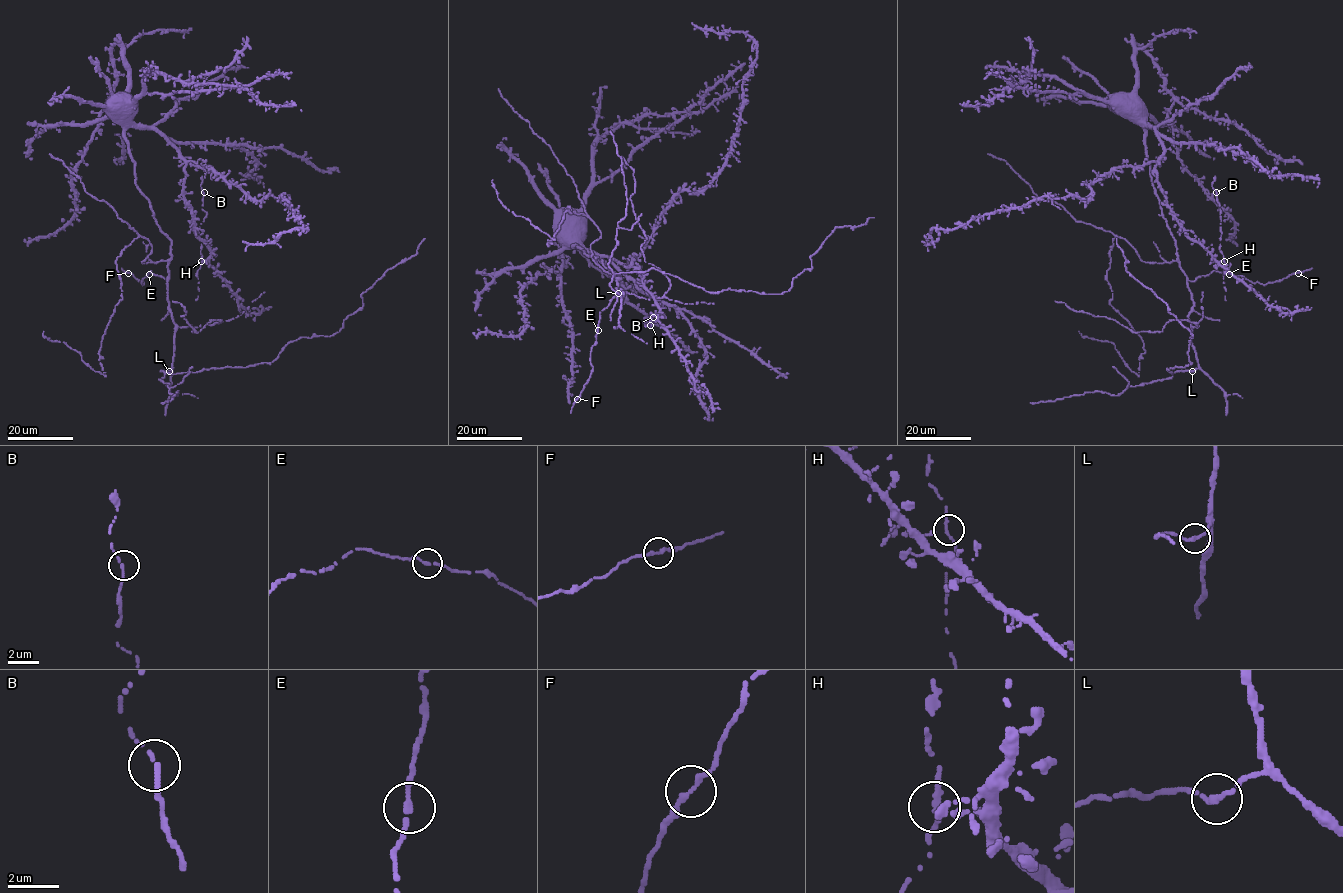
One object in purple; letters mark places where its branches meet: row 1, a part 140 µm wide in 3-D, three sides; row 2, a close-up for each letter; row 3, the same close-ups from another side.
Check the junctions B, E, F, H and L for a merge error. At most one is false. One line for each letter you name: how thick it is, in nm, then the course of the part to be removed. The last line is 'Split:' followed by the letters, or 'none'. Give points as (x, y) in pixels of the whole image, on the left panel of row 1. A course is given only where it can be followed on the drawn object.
Split: none

